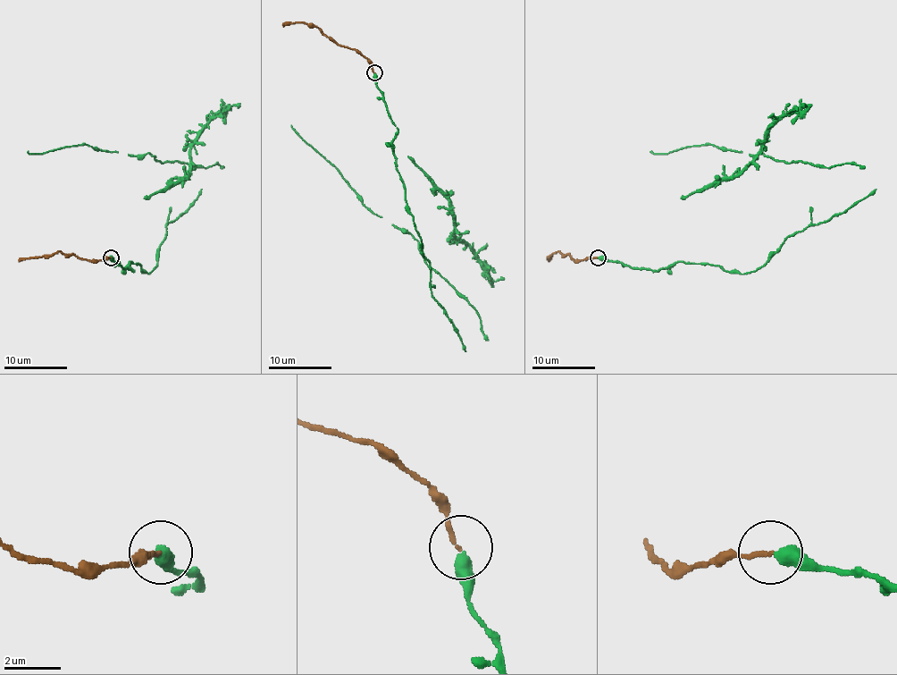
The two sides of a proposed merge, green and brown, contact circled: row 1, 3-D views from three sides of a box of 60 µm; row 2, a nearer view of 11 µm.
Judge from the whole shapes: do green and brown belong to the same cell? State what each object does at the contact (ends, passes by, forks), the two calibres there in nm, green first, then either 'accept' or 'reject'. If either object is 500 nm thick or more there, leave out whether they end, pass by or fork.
green ends; brown ends; calibres 460 and 140 nm; accept

